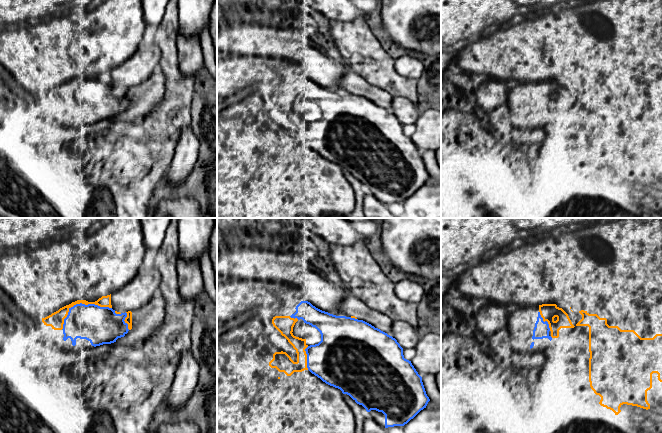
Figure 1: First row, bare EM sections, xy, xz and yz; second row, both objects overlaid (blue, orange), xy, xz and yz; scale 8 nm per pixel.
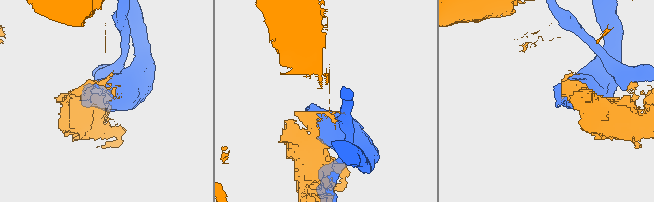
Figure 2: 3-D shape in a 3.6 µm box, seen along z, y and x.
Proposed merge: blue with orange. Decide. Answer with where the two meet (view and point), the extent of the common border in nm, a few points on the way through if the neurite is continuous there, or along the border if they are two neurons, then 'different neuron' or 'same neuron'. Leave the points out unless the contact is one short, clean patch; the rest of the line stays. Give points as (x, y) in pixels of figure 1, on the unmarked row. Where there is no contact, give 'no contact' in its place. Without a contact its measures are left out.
meets blue in xy at (80, 79); contact 440 nm long; different neuron

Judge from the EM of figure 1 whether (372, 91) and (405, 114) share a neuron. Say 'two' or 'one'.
one

